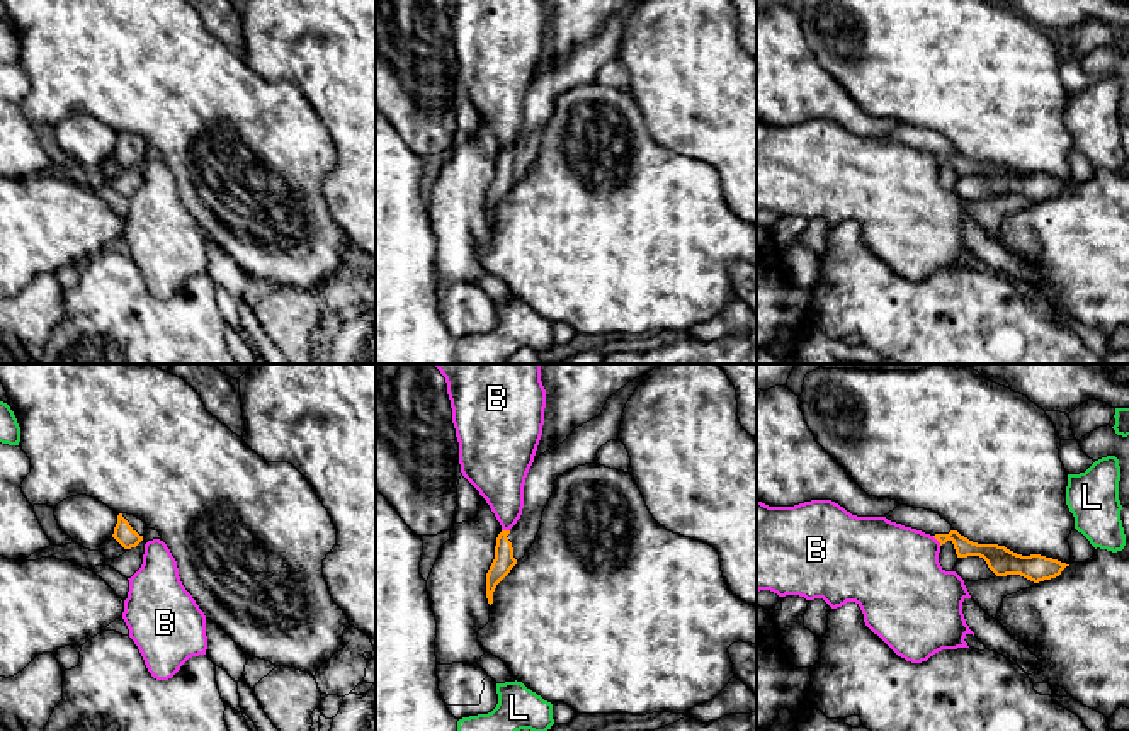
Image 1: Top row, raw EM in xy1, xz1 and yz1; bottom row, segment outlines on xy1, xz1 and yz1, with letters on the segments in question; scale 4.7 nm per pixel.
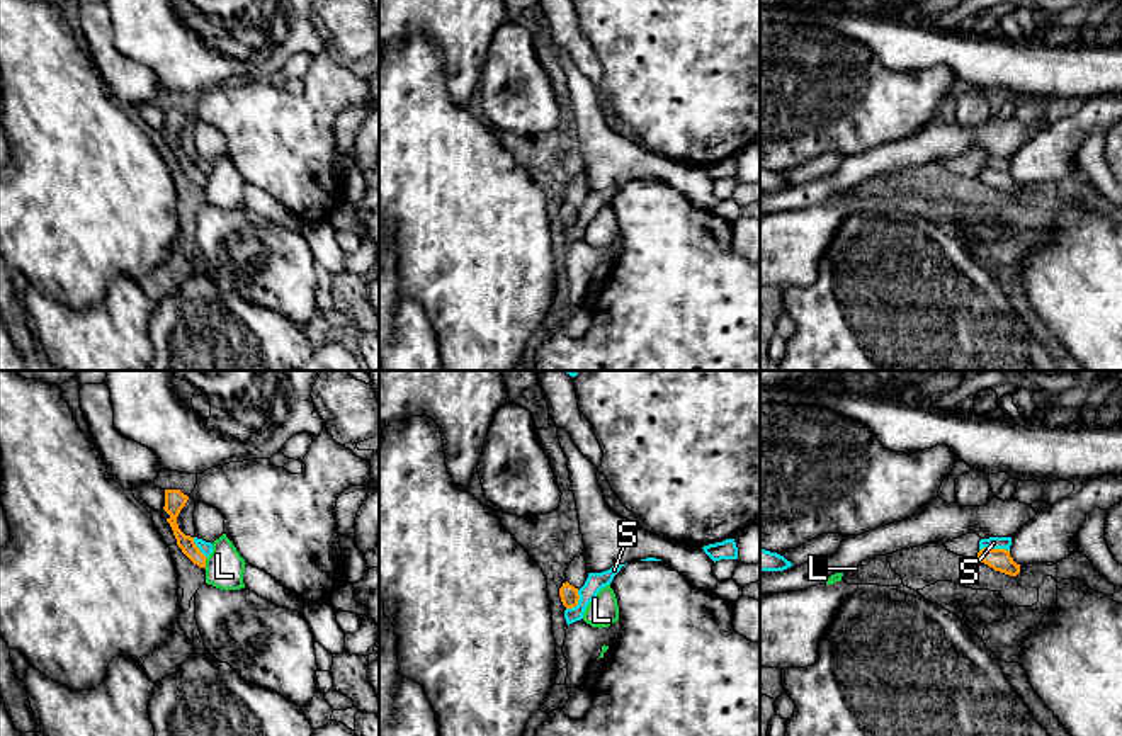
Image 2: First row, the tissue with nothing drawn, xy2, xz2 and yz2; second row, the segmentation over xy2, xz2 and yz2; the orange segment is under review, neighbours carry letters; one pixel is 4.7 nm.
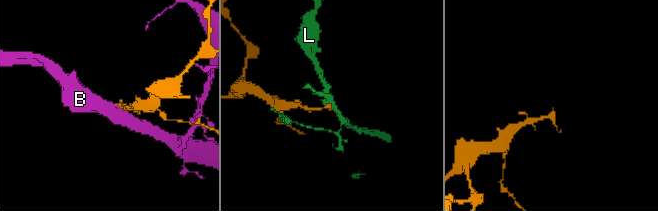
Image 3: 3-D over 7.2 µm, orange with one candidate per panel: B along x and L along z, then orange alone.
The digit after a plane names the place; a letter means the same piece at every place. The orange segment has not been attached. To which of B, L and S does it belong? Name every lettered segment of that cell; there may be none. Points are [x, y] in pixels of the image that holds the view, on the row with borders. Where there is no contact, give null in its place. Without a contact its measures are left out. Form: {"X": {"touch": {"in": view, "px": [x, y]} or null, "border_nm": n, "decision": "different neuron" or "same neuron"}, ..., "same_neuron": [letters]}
{"B": {"touch": {"in": "yz1", "px": [937, 539]}, "border_nm": 60, "decision": "different neuron"}, "L": {"touch": {"in": "xy2", "px": [204, 563]}, "border_nm": 60, "decision": "different neuron"}, "S": {"touch": {"in": "yz2", "px": [993, 549]}, "border_nm": 140, "decision": "different neuron"}, "same_neuron": []}

